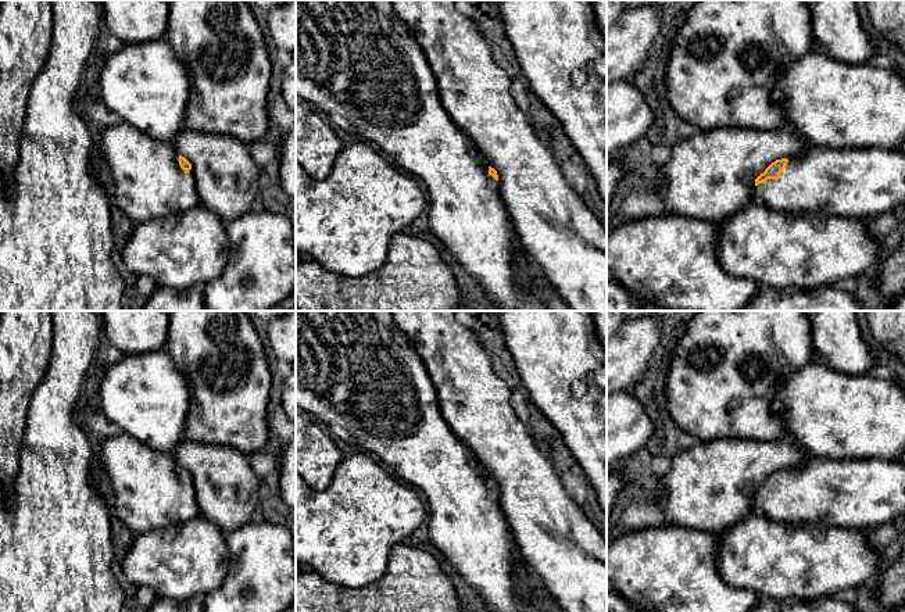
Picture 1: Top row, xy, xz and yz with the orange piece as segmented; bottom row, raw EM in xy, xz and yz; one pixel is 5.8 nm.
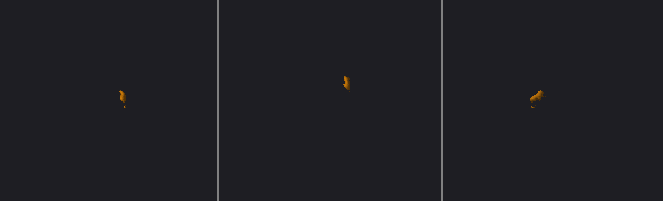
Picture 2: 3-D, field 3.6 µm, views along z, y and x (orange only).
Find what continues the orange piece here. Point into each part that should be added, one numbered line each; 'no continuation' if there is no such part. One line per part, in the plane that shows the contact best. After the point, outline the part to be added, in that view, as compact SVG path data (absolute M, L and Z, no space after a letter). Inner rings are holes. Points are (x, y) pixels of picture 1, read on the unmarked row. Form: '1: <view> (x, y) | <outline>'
1: yz (848, 493) | M811 455L788 473L777 491L754 498L752 513L784 523L872 530L905 513L905 464L884 459L830 459Z

